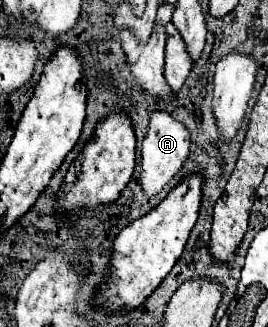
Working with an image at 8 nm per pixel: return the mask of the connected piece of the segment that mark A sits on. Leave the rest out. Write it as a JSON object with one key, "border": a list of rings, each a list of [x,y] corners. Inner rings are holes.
{"border":[[[154,112],[140,152],[142,152],[142,172],[140,172],[142,190],[146,196],[156,196],[184,166],[190,154],[190,134],[184,128],[184,124],[174,120],[168,112]]]}

